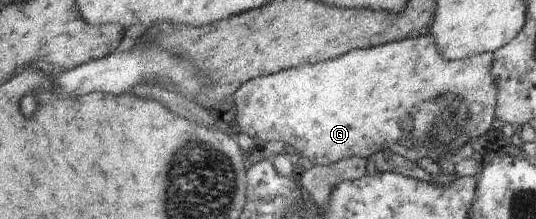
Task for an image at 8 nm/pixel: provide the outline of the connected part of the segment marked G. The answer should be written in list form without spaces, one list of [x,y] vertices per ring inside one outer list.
[[[431,35],[353,49],[334,59],[302,64],[272,75],[255,77],[242,84],[234,94],[233,104],[237,114],[231,125],[236,121],[239,133],[249,134],[261,142],[283,140],[290,152],[303,155],[314,165],[333,164],[352,156],[367,159],[383,149],[389,149],[410,161],[429,157],[437,162],[439,158],[450,155],[457,158],[460,149],[471,138],[483,136],[495,120],[497,89],[490,71],[492,60],[493,53],[456,61],[445,60],[437,52]]]

